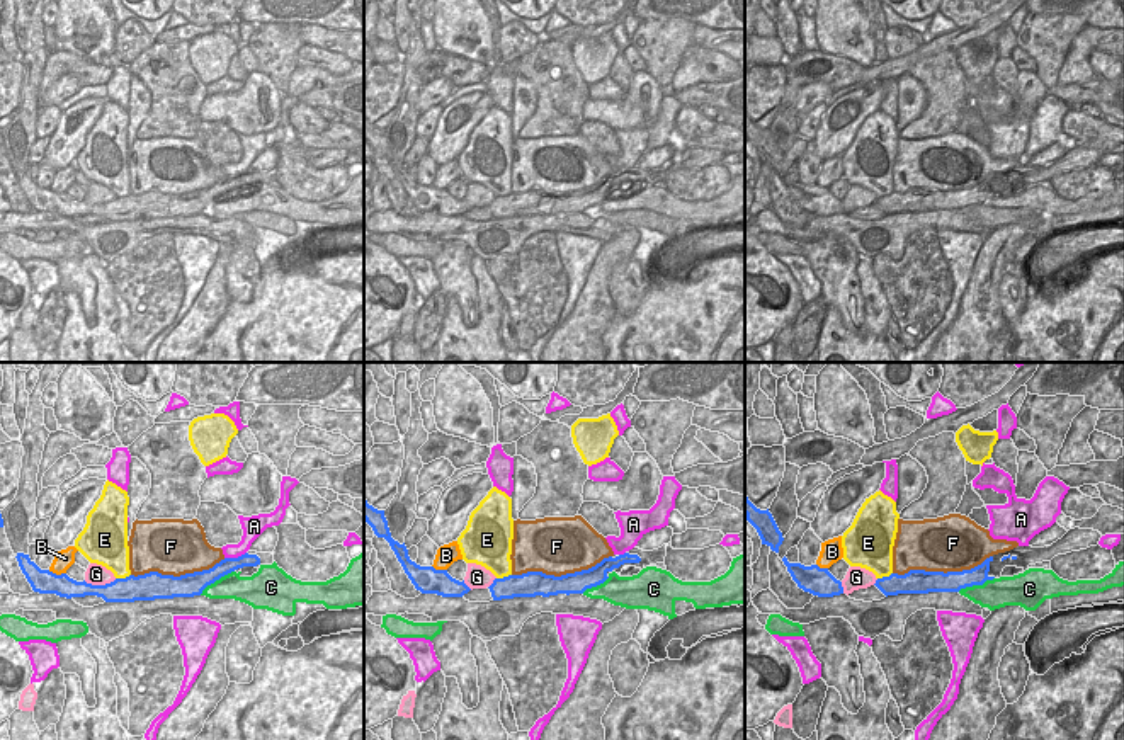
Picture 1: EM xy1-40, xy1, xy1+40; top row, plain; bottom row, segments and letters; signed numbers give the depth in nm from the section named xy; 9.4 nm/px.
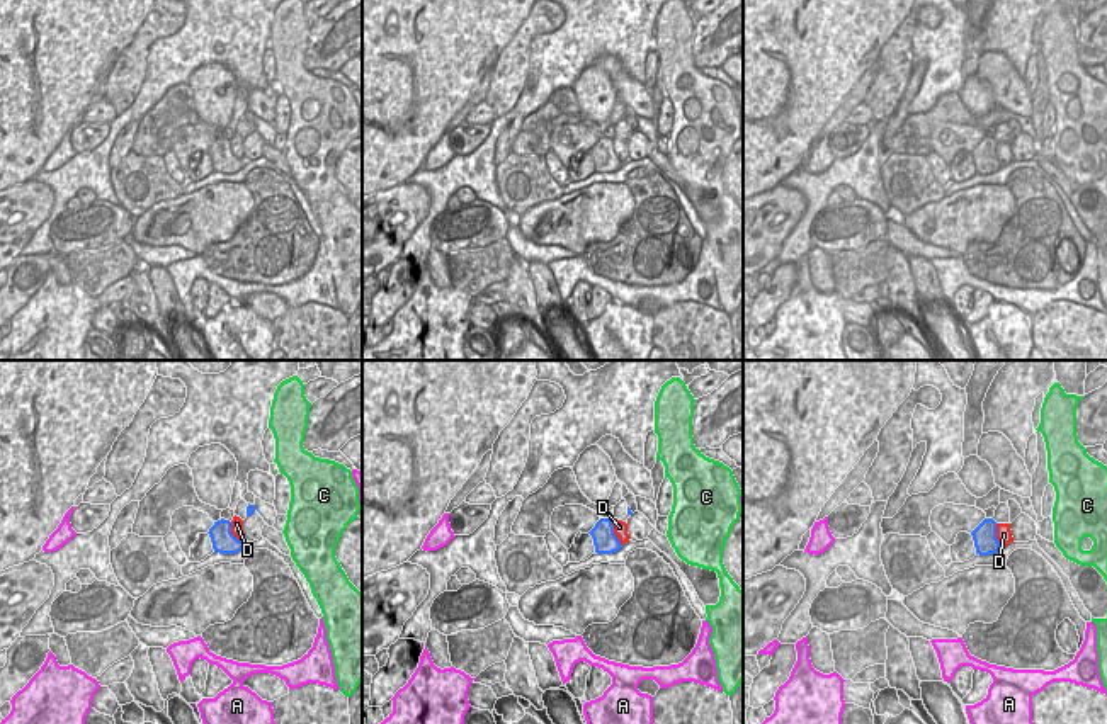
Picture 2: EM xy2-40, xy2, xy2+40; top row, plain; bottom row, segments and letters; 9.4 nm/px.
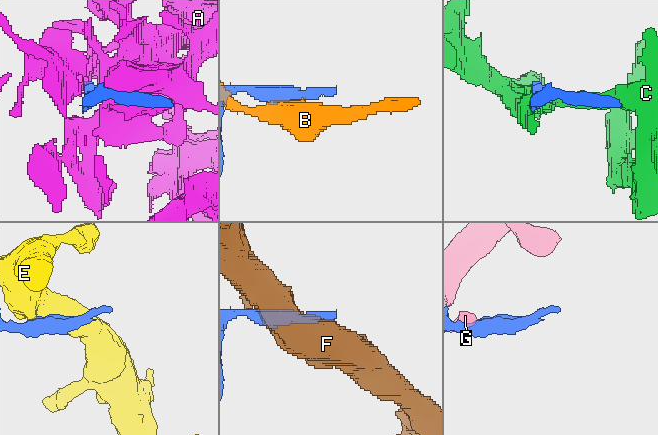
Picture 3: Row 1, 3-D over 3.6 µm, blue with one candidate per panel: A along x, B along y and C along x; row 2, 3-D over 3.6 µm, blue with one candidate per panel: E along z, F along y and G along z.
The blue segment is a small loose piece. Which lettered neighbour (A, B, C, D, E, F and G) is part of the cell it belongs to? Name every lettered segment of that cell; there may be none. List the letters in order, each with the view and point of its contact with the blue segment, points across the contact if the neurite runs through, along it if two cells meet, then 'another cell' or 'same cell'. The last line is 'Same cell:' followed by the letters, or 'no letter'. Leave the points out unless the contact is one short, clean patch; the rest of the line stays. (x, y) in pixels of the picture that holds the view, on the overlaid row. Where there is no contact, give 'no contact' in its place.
A: contact xy1-40 (235, 558); another cell
B: contact xy1-40 (55, 574); border xy1-40 (48, 570), (65, 574); another cell
C: contact xy1-40 (216, 579); another cell
D: contact xy2 (613, 532); another cell
E: contact xy1-40 (123, 579); border xy1-40 (130, 574), (116, 579); another cell
F: contact xy1 (562, 575); another cell
G: contact xy1-40 (99, 586); another cell
Same cell: no letter

